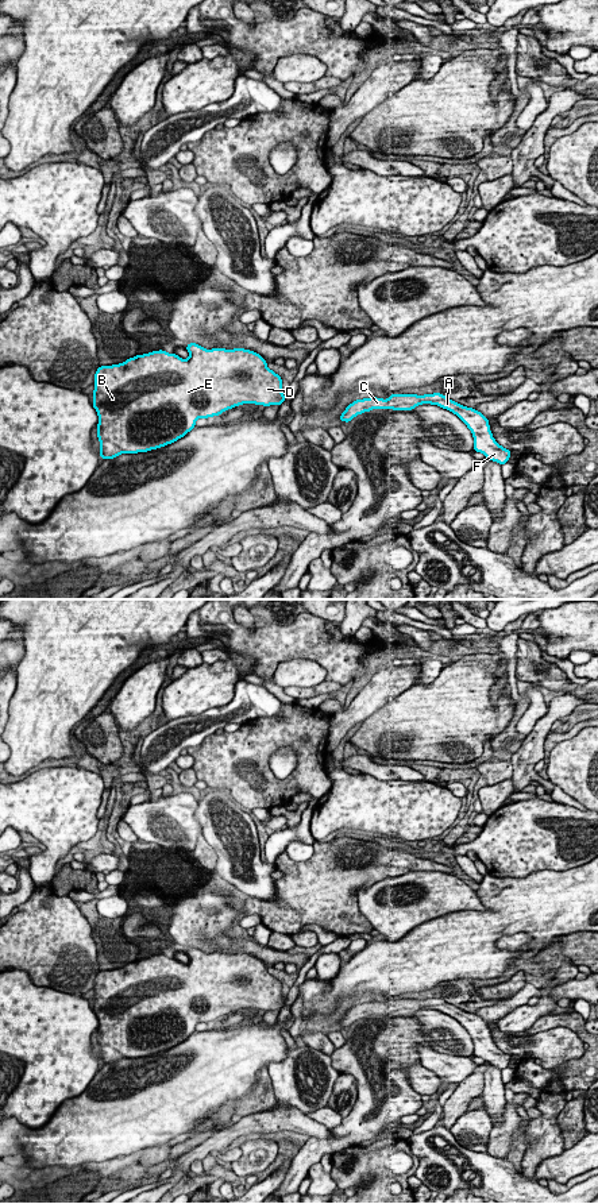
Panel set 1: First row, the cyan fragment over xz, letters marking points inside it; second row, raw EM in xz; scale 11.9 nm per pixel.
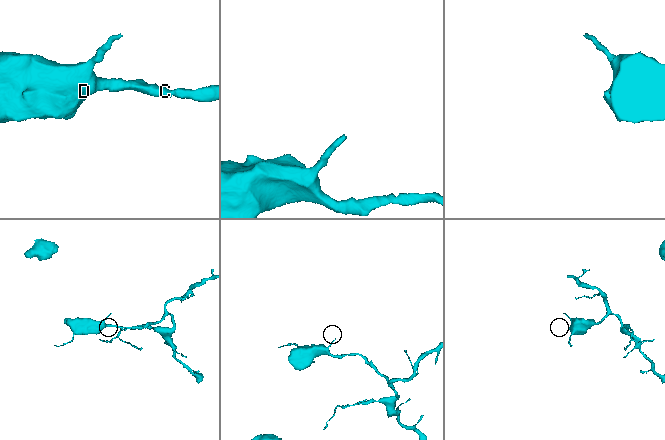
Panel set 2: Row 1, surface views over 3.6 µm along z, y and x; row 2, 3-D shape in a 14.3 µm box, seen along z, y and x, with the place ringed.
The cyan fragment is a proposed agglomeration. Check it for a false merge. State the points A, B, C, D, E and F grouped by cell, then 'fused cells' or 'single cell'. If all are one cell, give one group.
A B C D E F | single cell

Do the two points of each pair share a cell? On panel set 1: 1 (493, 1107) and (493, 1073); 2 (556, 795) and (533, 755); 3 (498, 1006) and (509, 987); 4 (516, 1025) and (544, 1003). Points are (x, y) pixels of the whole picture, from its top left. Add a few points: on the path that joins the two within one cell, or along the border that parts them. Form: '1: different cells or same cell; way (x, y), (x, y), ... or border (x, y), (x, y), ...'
1: same cell; way (493, 1099), (493, 1081)
2: different cells; border (555, 784), (552, 791)
3: different cells; border (527, 983), (513, 994), (496, 1000)
4: same cell; way (523, 1018), (537, 1010)

